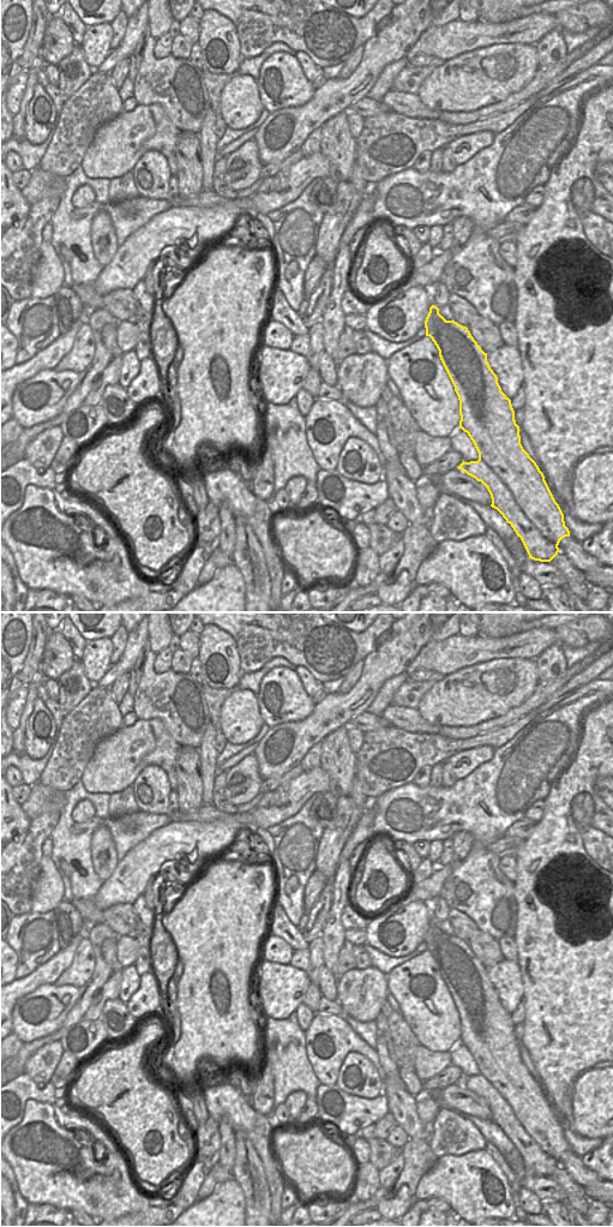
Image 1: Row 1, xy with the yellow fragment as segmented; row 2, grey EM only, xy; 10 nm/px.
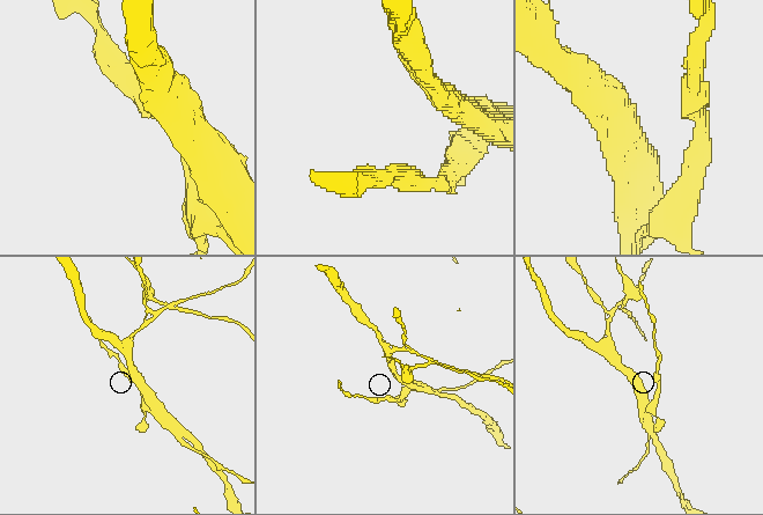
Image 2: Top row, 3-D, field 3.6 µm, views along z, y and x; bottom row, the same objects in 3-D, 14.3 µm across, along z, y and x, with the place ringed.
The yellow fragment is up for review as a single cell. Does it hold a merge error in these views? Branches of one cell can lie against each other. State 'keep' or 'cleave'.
cleave

